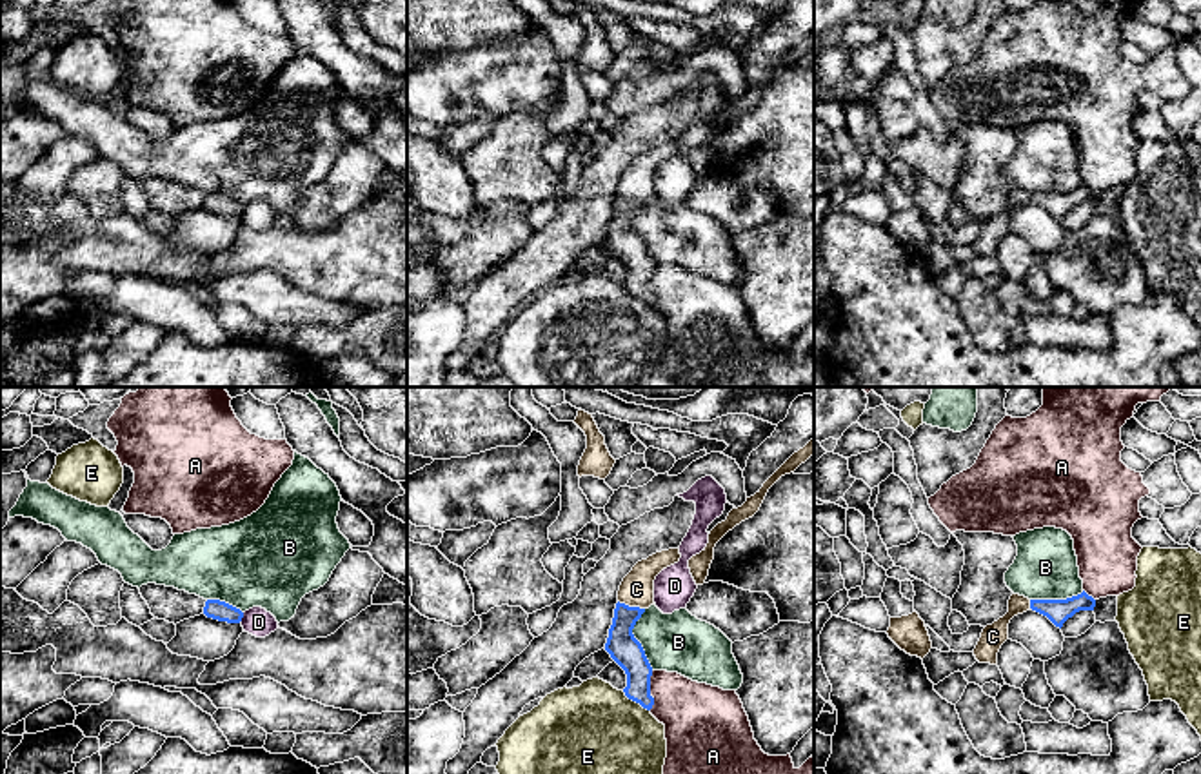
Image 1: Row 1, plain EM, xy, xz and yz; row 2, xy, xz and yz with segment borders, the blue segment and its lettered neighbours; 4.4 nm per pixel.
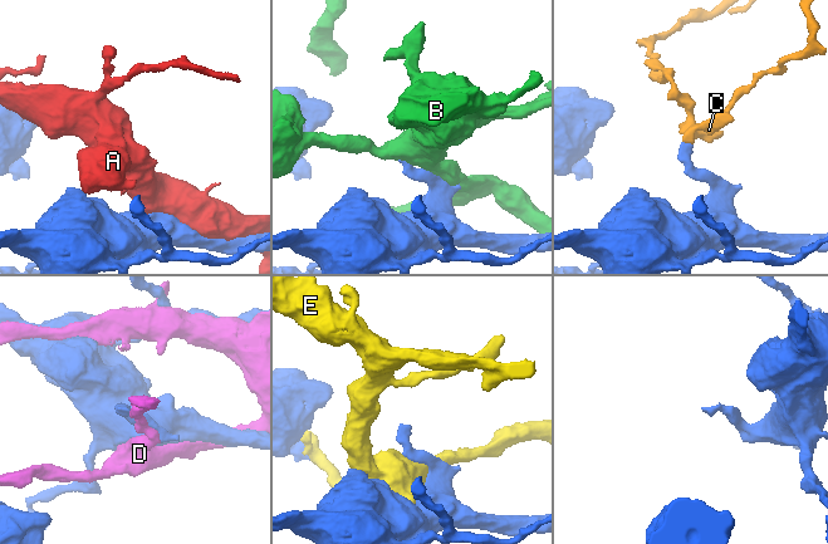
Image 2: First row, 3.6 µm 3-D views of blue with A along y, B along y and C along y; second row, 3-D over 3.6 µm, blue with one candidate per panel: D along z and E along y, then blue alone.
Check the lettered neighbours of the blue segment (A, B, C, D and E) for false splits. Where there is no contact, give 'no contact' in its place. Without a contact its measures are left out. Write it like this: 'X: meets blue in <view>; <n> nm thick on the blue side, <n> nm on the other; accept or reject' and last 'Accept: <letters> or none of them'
A: meets blue in xz; 140 nm thick on the blue side, 320 nm on the other; reject
B: meets blue in xz; 140 nm thick on the blue side, 260 nm on the other; reject
C: meets blue in xz; 140 nm thick on the blue side, 150 nm on the other; accept
D: meets blue in xy; 90 nm thick on the blue side, 120 nm on the other; reject
E: meets blue in xz; 140 nm thick on the blue side, 400 nm on the other; reject
Accept: C

